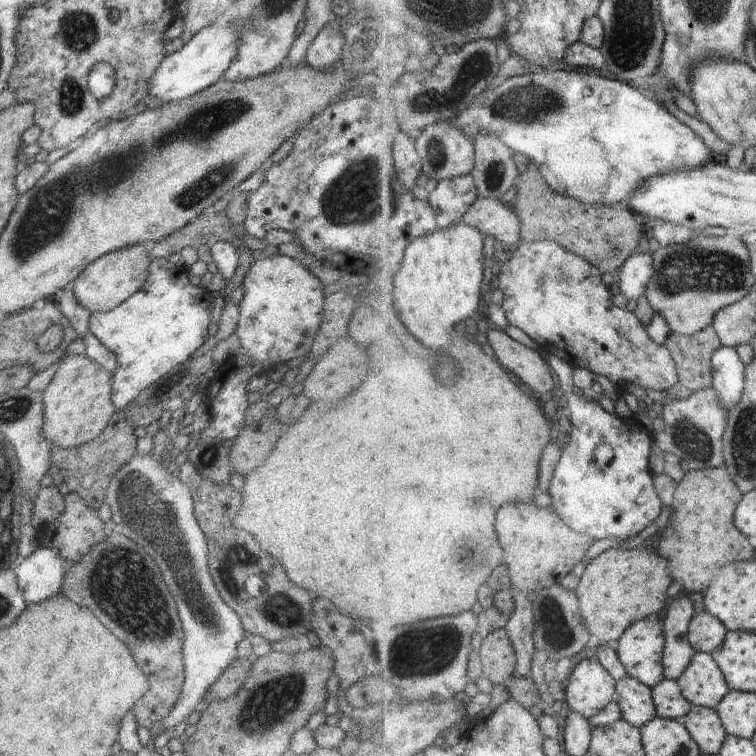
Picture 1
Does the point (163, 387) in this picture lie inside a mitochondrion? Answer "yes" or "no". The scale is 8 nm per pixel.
no

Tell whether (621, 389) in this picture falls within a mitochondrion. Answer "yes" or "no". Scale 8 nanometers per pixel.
no

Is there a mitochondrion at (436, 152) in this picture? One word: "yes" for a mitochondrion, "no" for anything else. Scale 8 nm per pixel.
yes

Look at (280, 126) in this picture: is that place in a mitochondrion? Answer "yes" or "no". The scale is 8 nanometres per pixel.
no

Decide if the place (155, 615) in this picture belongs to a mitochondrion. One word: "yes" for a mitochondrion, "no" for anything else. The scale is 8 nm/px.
yes

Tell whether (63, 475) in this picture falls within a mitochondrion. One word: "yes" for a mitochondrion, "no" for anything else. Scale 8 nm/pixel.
no

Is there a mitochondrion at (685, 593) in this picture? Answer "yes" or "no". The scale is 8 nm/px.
no

